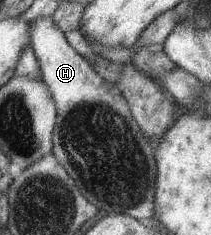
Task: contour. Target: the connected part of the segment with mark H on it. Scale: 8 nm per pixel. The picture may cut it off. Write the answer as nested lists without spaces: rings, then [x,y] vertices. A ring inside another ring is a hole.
[[[50,16],[29,22],[29,44],[56,108],[51,154],[74,180],[86,201],[97,210],[134,219],[152,217],[157,173],[154,151],[131,116],[120,90],[92,69],[66,41]],[[114,149],[122,149],[122,155],[116,155]]]

